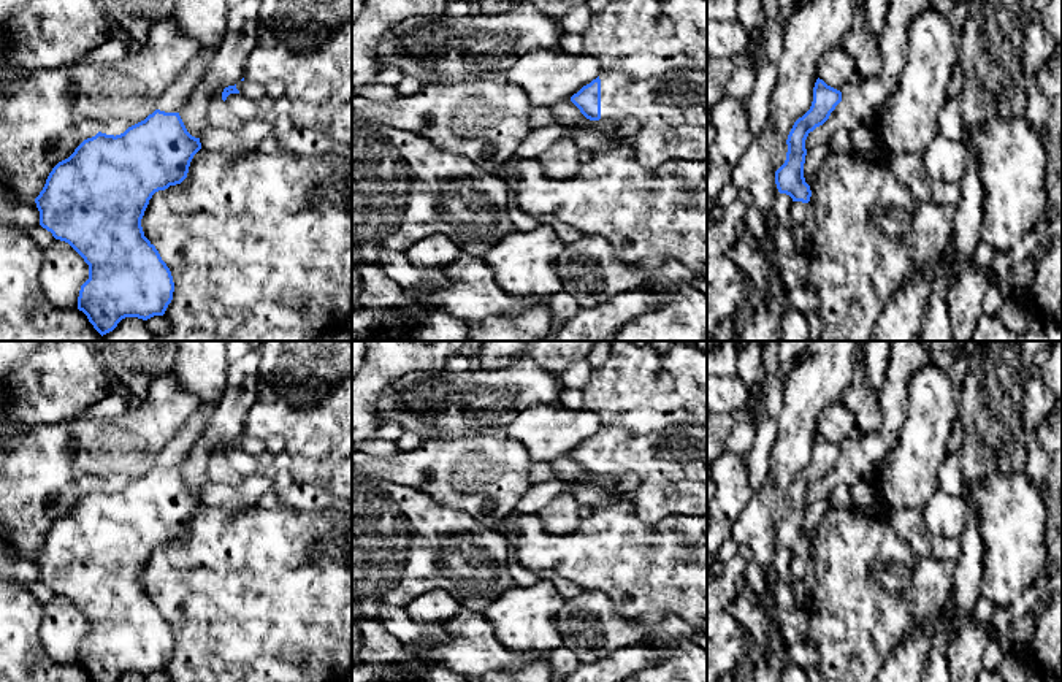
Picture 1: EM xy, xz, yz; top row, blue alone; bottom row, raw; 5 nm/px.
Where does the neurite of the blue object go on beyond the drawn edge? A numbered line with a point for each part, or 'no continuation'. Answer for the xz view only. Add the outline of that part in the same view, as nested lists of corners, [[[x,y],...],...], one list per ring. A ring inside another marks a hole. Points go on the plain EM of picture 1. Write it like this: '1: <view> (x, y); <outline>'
1: xz (653, 424); [[[615,341],[607,360],[593,368],[583,387],[582,408],[601,419],[601,474],[612,476],[617,484],[626,473],[637,474],[639,482],[628,498],[640,522],[661,527],[674,519],[707,517],[707,389],[672,376],[651,344]]]

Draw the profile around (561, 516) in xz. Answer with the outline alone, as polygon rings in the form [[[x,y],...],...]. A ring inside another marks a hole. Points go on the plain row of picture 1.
[[[563,490],[537,514],[537,517],[550,533],[567,534],[575,531],[580,523],[579,509],[580,503],[575,493]]]

